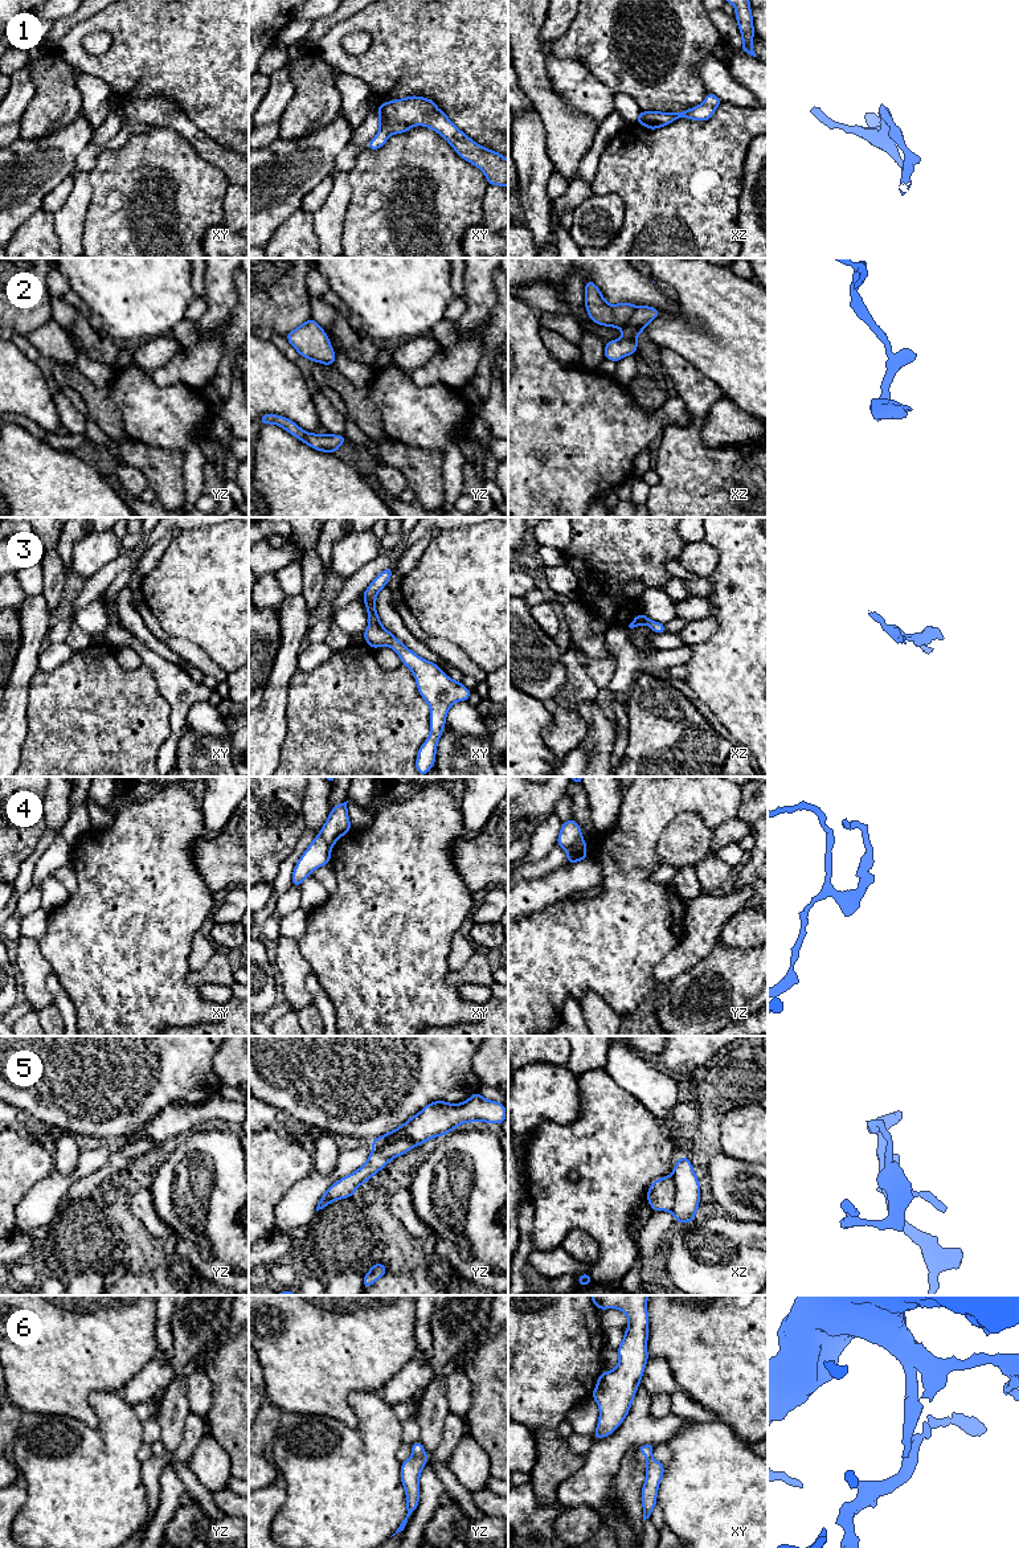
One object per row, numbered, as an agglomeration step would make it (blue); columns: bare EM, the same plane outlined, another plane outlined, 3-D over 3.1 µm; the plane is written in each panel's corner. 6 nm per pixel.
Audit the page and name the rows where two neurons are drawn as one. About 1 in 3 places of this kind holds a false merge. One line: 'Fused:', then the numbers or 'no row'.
Fused: 1, 2, 4, 5, 6

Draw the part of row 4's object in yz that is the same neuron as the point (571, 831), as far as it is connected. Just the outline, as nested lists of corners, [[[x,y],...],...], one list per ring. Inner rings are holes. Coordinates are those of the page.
[[[570,818],[568,822],[562,823],[557,838],[557,845],[566,849],[580,838],[582,838],[581,828],[577,822]]]

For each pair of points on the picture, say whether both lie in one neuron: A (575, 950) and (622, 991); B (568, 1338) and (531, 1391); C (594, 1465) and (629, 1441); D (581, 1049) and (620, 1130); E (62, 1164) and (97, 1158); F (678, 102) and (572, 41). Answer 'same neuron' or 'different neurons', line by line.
A: same neuron
B: same neuron
C: same neuron
D: different neurons
E: different neurons
F: same neuron

